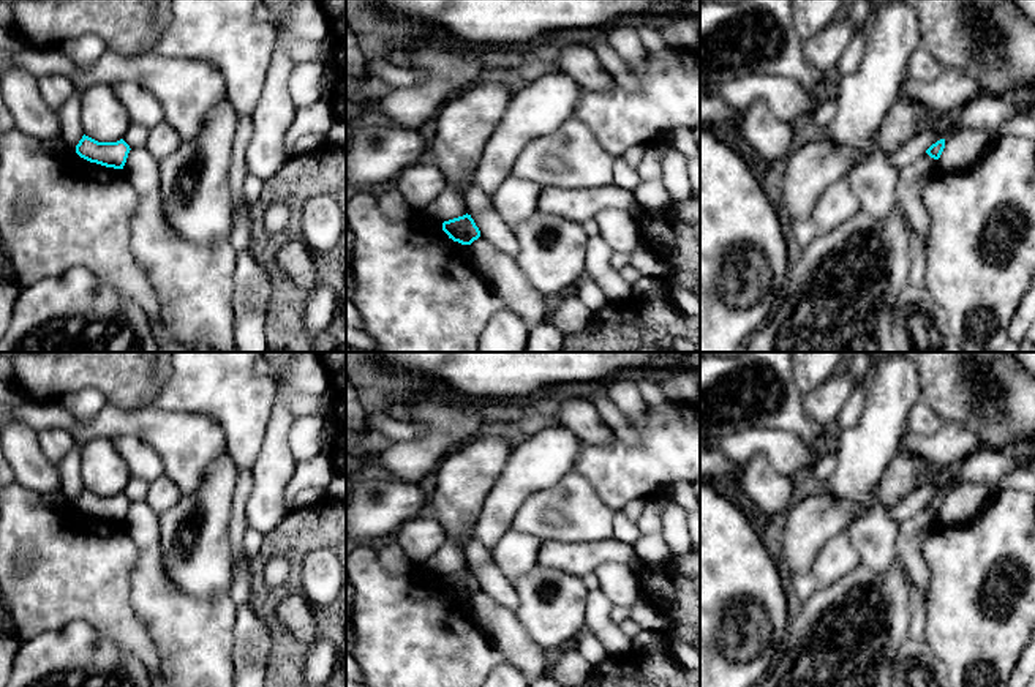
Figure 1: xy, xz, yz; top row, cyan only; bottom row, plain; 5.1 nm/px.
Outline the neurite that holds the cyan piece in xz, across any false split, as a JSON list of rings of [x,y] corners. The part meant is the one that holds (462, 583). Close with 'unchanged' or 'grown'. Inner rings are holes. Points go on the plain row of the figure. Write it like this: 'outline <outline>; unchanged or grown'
outline [[[468,567],[463,570],[444,575],[442,584],[449,589],[449,592],[461,599],[471,599],[474,594],[480,591],[479,581],[476,580],[471,569]]]; unchanged

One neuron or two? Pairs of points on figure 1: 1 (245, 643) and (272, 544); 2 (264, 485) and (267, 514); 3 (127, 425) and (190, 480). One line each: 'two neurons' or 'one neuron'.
1: two neurons
2: one neuron
3: one neuron

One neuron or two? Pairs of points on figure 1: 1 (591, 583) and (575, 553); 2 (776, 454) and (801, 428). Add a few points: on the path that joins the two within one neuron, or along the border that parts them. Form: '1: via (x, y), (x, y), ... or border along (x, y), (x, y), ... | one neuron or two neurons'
1: border along (593, 572), (580, 577) | two neurons
2: border along (759, 427), (790, 431), (808, 444), (819, 444) | two neurons

